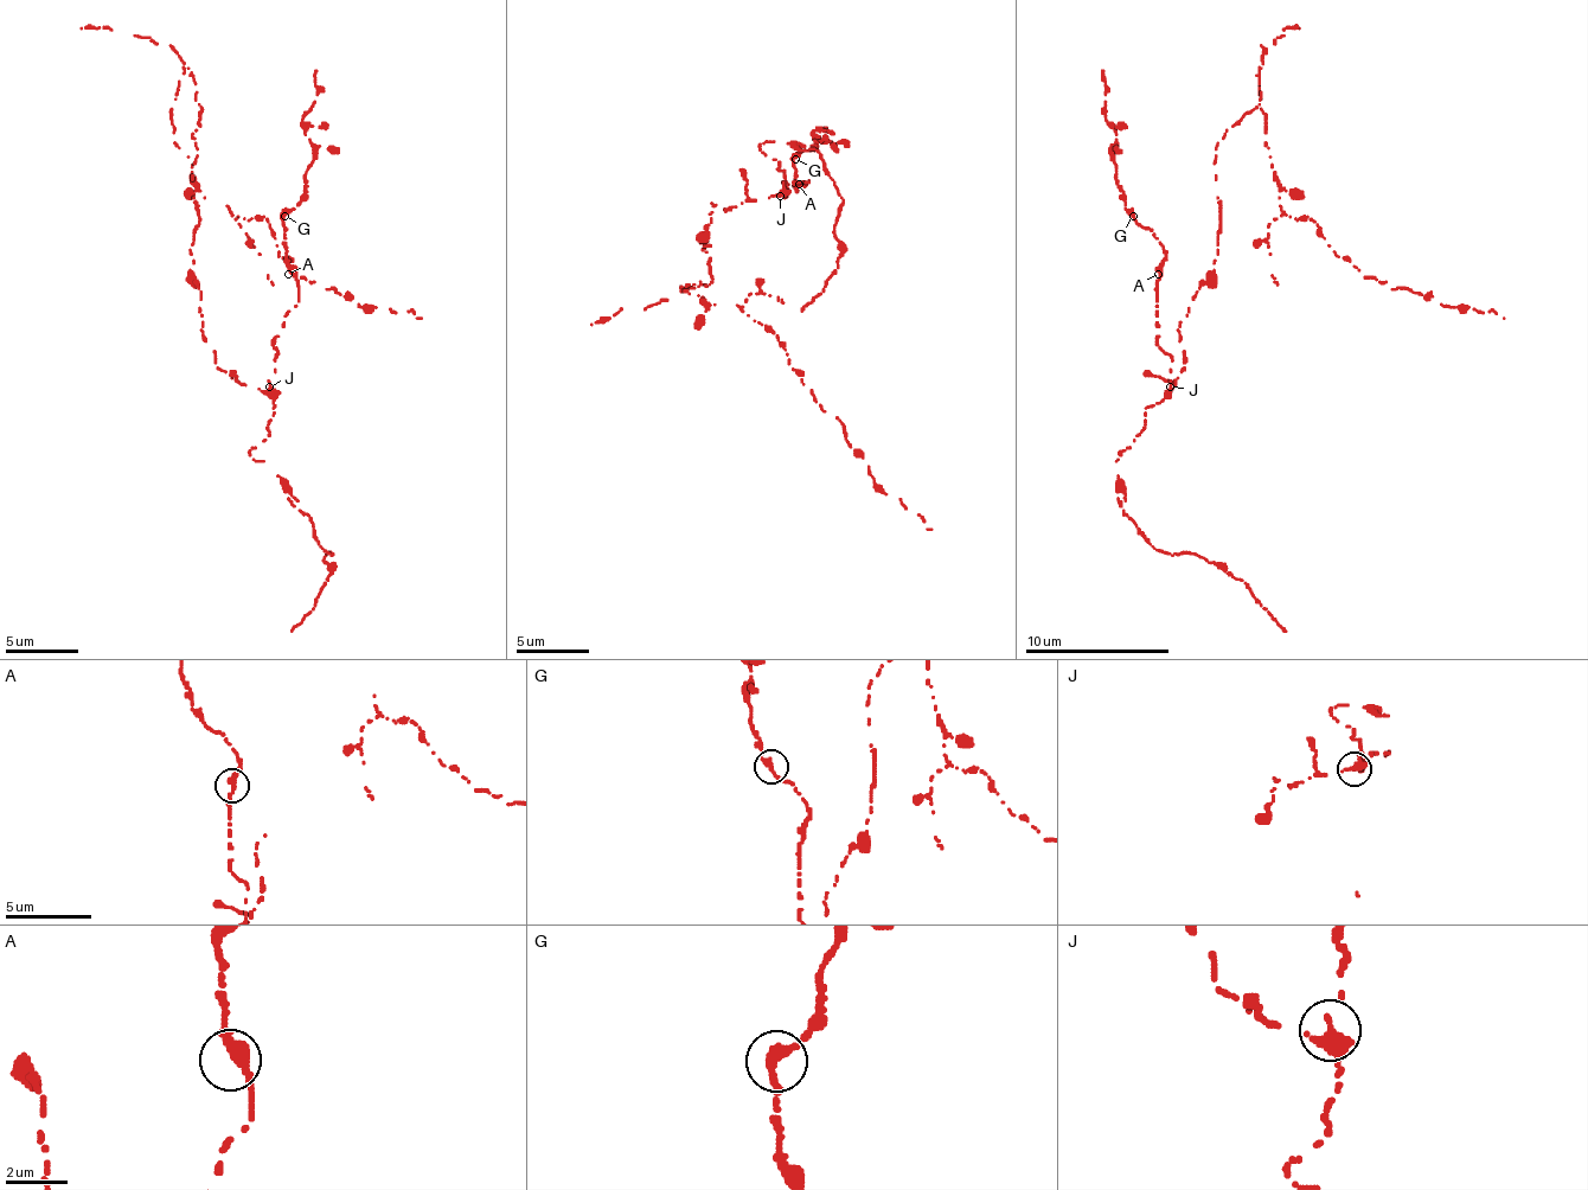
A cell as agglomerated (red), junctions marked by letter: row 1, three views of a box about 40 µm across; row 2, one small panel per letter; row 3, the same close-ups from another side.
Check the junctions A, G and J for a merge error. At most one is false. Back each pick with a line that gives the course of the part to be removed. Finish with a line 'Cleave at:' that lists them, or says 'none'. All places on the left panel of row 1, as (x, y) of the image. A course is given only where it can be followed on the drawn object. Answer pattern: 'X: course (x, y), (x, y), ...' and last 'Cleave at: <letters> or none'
J: course (270, 385), (230, 378), (202, 332), (187, 66), (173, 144), (194, 183), (267, 219), (300, 277), (422, 317)
Cleave at: J

